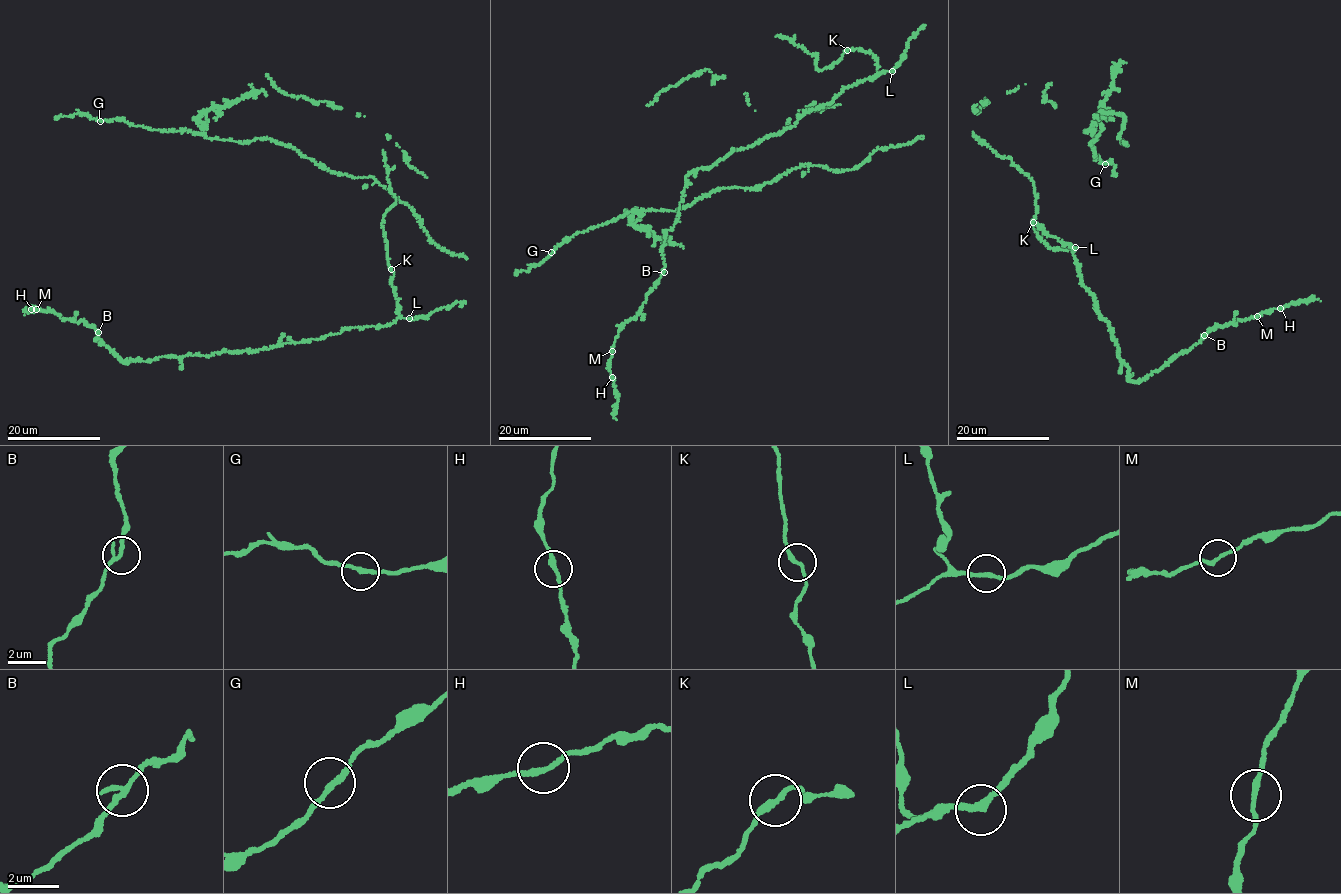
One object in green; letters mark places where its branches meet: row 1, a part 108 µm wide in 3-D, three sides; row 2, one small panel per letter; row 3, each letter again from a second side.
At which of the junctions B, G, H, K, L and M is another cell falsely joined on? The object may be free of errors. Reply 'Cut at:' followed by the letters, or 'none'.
Cut at: none

